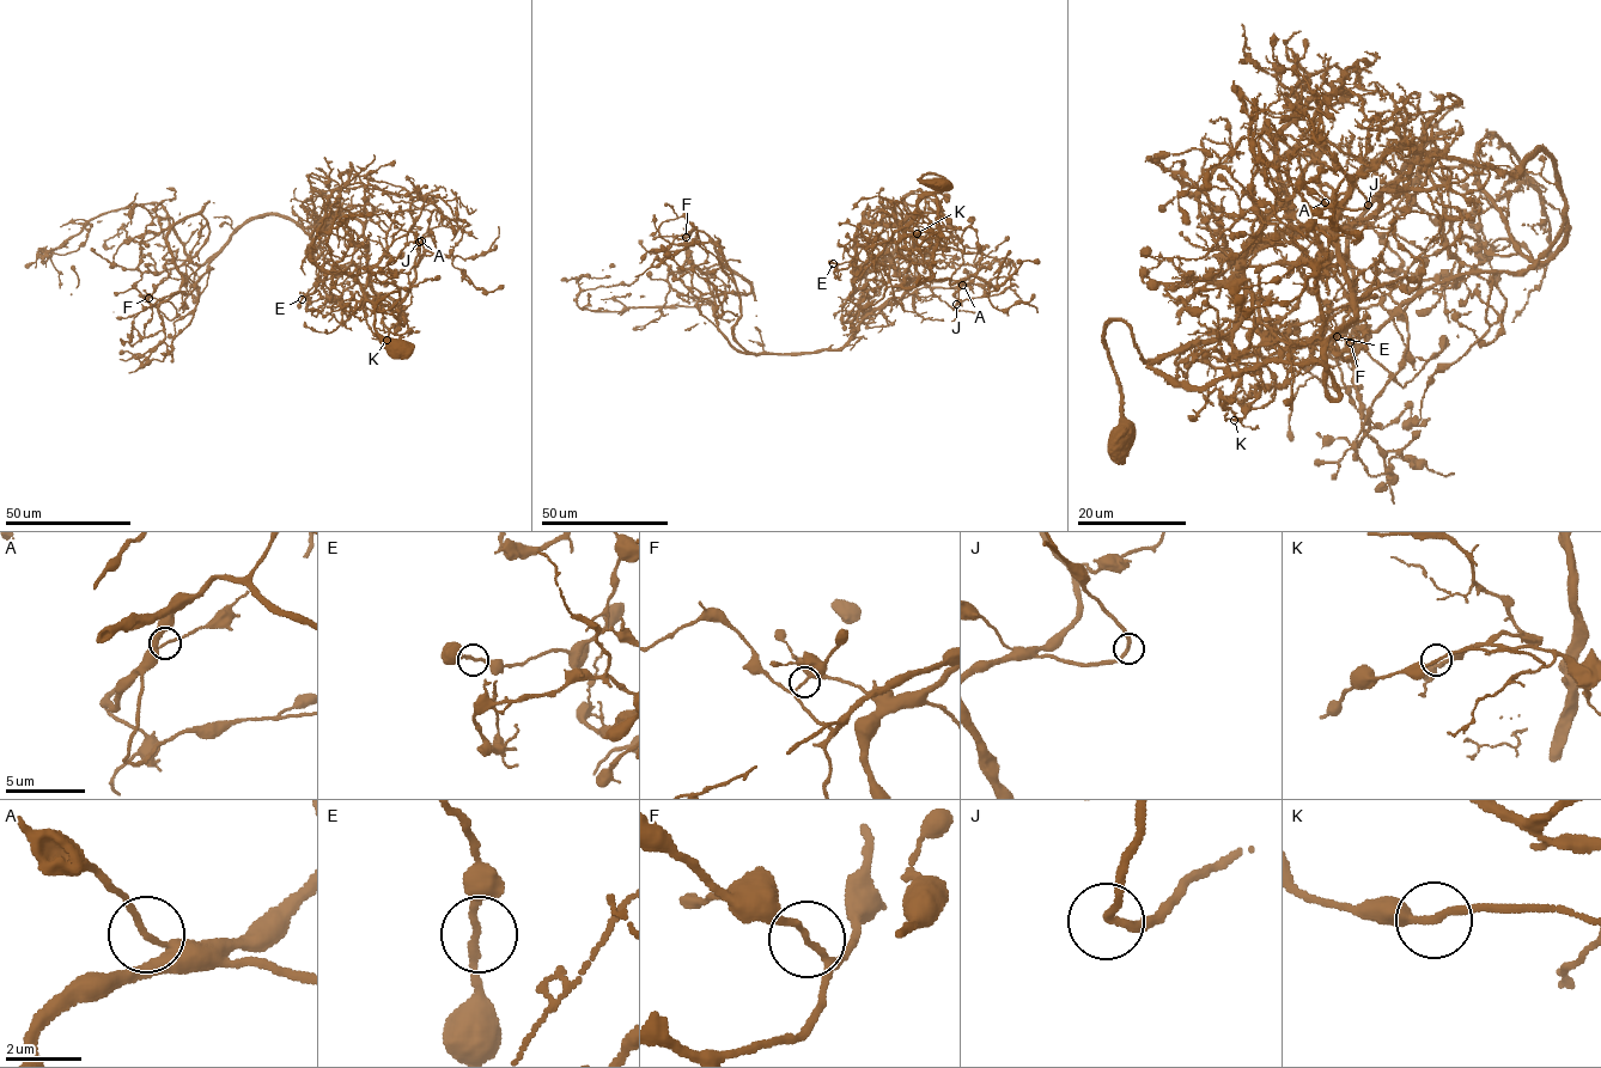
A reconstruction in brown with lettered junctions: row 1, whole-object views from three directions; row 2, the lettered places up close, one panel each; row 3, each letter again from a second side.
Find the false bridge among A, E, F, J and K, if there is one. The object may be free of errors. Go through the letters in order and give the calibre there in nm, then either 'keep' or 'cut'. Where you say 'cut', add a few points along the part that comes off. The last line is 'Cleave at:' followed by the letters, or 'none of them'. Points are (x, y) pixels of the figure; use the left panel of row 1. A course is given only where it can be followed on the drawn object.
A: 140 nm thick; keep
E: 180 nm thick; keep
F: 130 nm thick; cut; foreign part runs (148, 298), (180, 291), (168, 232), (200, 214), (209, 231), (205, 244), (162, 273), (123, 269), (91, 248)
J: 200 nm thick; keep
K: 180 nm thick; keep
Cleave at: F

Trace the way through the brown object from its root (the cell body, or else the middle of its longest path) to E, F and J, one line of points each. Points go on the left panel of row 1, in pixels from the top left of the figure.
E: (397, 345), (373, 313), (399, 292), (381, 311), (314, 286), (302, 299)
F: (397, 345), (373, 313), (399, 292), (379, 311), (309, 257), (330, 217), (250, 217), (188, 293), (148, 298)
J: (397, 345), (376, 330), (373, 313), (399, 292), (384, 312), (405, 324), (400, 305), (422, 252), (419, 242)

